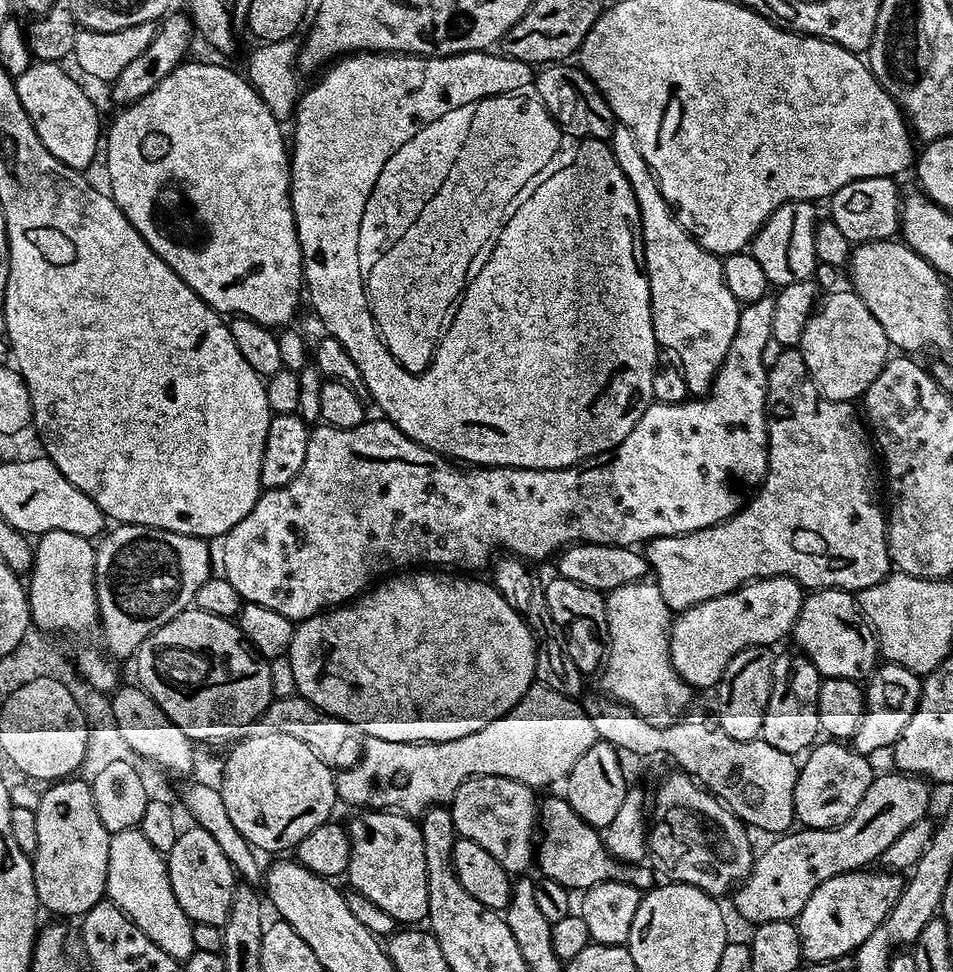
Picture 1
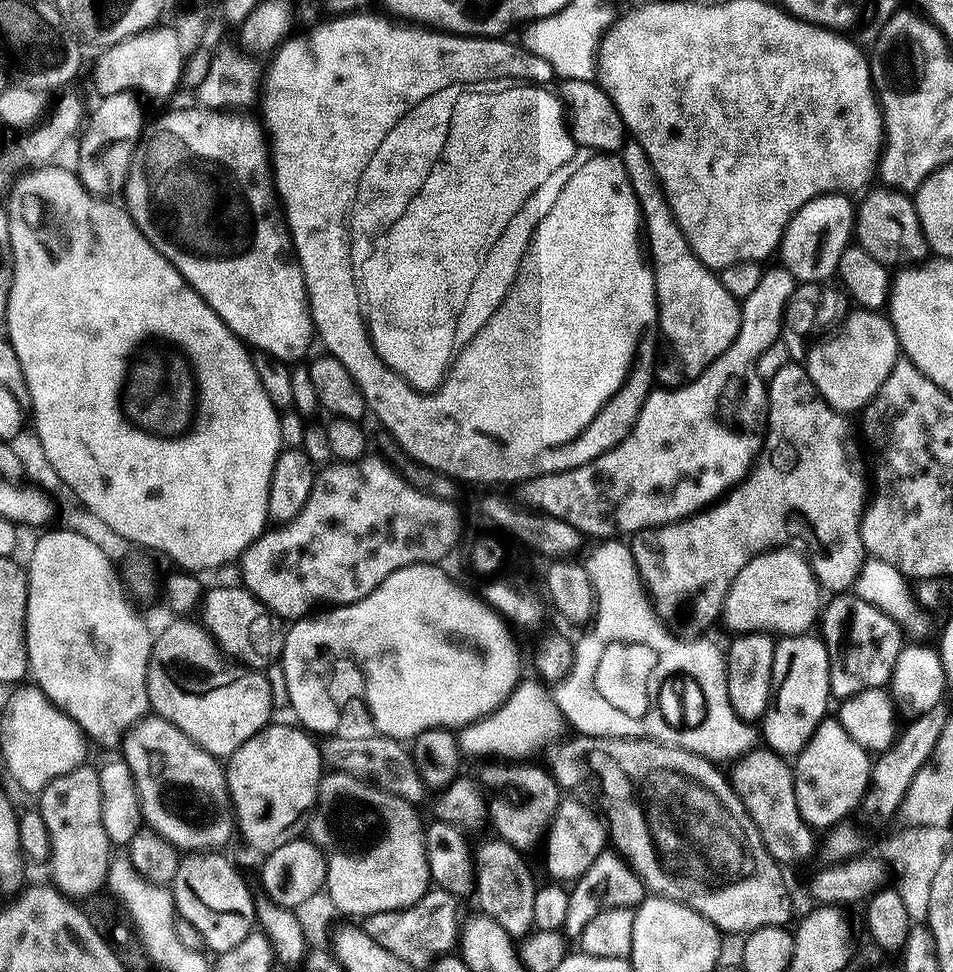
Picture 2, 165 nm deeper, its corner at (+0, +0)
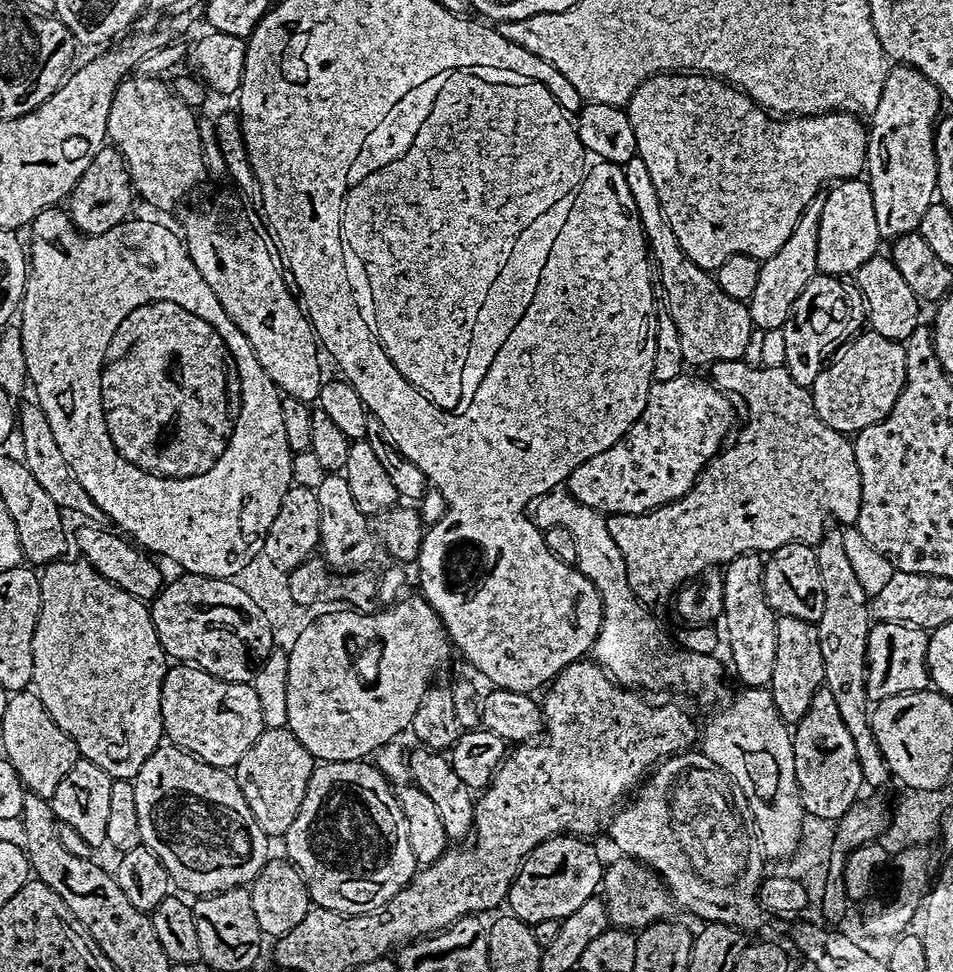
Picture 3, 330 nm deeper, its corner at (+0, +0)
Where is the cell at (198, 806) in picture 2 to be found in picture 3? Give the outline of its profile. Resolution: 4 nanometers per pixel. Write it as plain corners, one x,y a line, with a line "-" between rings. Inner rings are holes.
171,742
161,743
160,747
150,754
150,758
146,758
146,762
142,762
142,770
138,770
134,781
134,798
138,805
140,842
150,850
154,850
154,854
160,858
162,866
166,866
169,877
175,883
177,880
186,891
193,892
193,897
212,896
216,892
225,892
231,888
251,885
270,859
270,853
268,853
270,838
264,833
262,826
258,826
254,814
250,814
250,806
246,806
246,798
242,798
242,790
238,786
235,775
227,768
210,766
205,760
198,759
192,753
185,752
183,748
178,748

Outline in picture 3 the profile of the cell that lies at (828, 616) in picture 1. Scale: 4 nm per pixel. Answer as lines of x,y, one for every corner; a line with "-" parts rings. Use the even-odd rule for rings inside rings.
895,620
876,622
869,627
867,641
867,676
865,690
869,701
885,700
894,694
927,692
929,633
912,624
897,624

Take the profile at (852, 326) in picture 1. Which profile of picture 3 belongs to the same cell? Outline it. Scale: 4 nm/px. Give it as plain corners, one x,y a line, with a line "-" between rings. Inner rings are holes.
871,330
861,331
855,339
845,343
839,355
821,370
812,383
810,391
818,418
822,418
822,422
826,422
826,426
830,426
835,432
845,434
855,434
866,426
874,426
885,420
894,402
898,402
898,394
903,390
904,381
908,378
904,350
905,345
901,341
882,338
882,334

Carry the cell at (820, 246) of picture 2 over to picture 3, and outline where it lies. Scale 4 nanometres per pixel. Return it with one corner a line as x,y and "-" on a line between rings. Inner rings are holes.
853,178
839,181
835,186
827,189
823,197
824,205
820,208
820,225
814,228
816,233
816,266
825,276
847,277
854,274
872,256
877,255
876,248
882,243
882,237
878,230
878,218
874,218
874,198
872,197
872,187
867,179

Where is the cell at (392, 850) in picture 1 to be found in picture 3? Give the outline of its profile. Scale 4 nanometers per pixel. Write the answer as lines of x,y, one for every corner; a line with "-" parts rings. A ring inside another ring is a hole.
329,760
320,762
313,767
310,774
310,782
306,786
306,798
302,798
302,806
298,810
298,814
294,818
294,822
290,826
290,830
282,838
282,844
286,851
287,859
295,864
300,875
304,878
304,884
308,887
309,901
315,907
325,908
331,912
342,912
346,916
363,916
369,912
377,911
390,902
390,898
394,898
394,894
398,894
400,890
405,888
412,881
412,877
418,871
418,865
414,858
414,850
410,850
410,834
406,830
406,814
402,814
402,806
400,805
400,797
394,791
393,785
388,777
381,774
375,763
363,760

